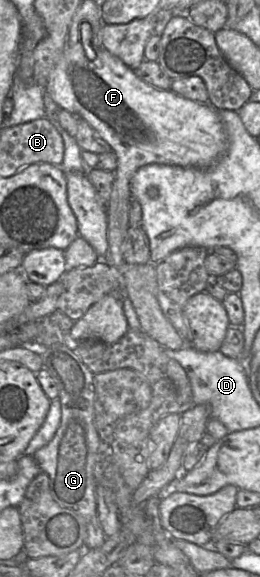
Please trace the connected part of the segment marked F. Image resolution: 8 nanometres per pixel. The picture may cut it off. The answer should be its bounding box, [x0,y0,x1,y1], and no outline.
[46,42,226,276]

